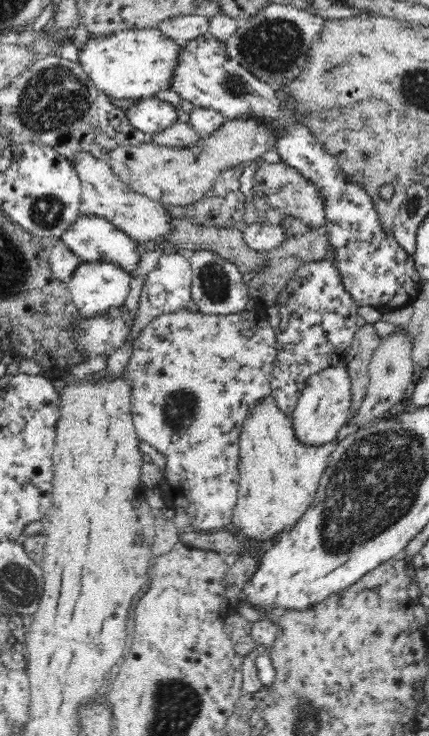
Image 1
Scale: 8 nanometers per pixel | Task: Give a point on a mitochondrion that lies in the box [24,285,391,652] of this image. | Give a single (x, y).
(180, 409)

